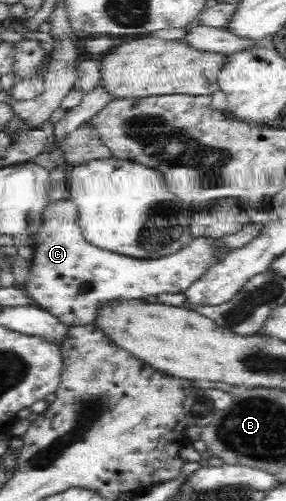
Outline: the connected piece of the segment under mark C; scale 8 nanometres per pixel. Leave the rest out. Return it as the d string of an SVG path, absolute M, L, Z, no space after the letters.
M70 200L48 204L42 214L42 225L34 233L35 239L26 291L36 305L55 315L62 323L70 326L83 326L94 323L100 309L107 303L128 300L144 300L150 295L160 293L185 293L185 291L206 273L209 267L222 259L223 248L219 239L193 236L184 247L160 259L134 259L132 256L120 255L88 243L77 224L77 208Z

